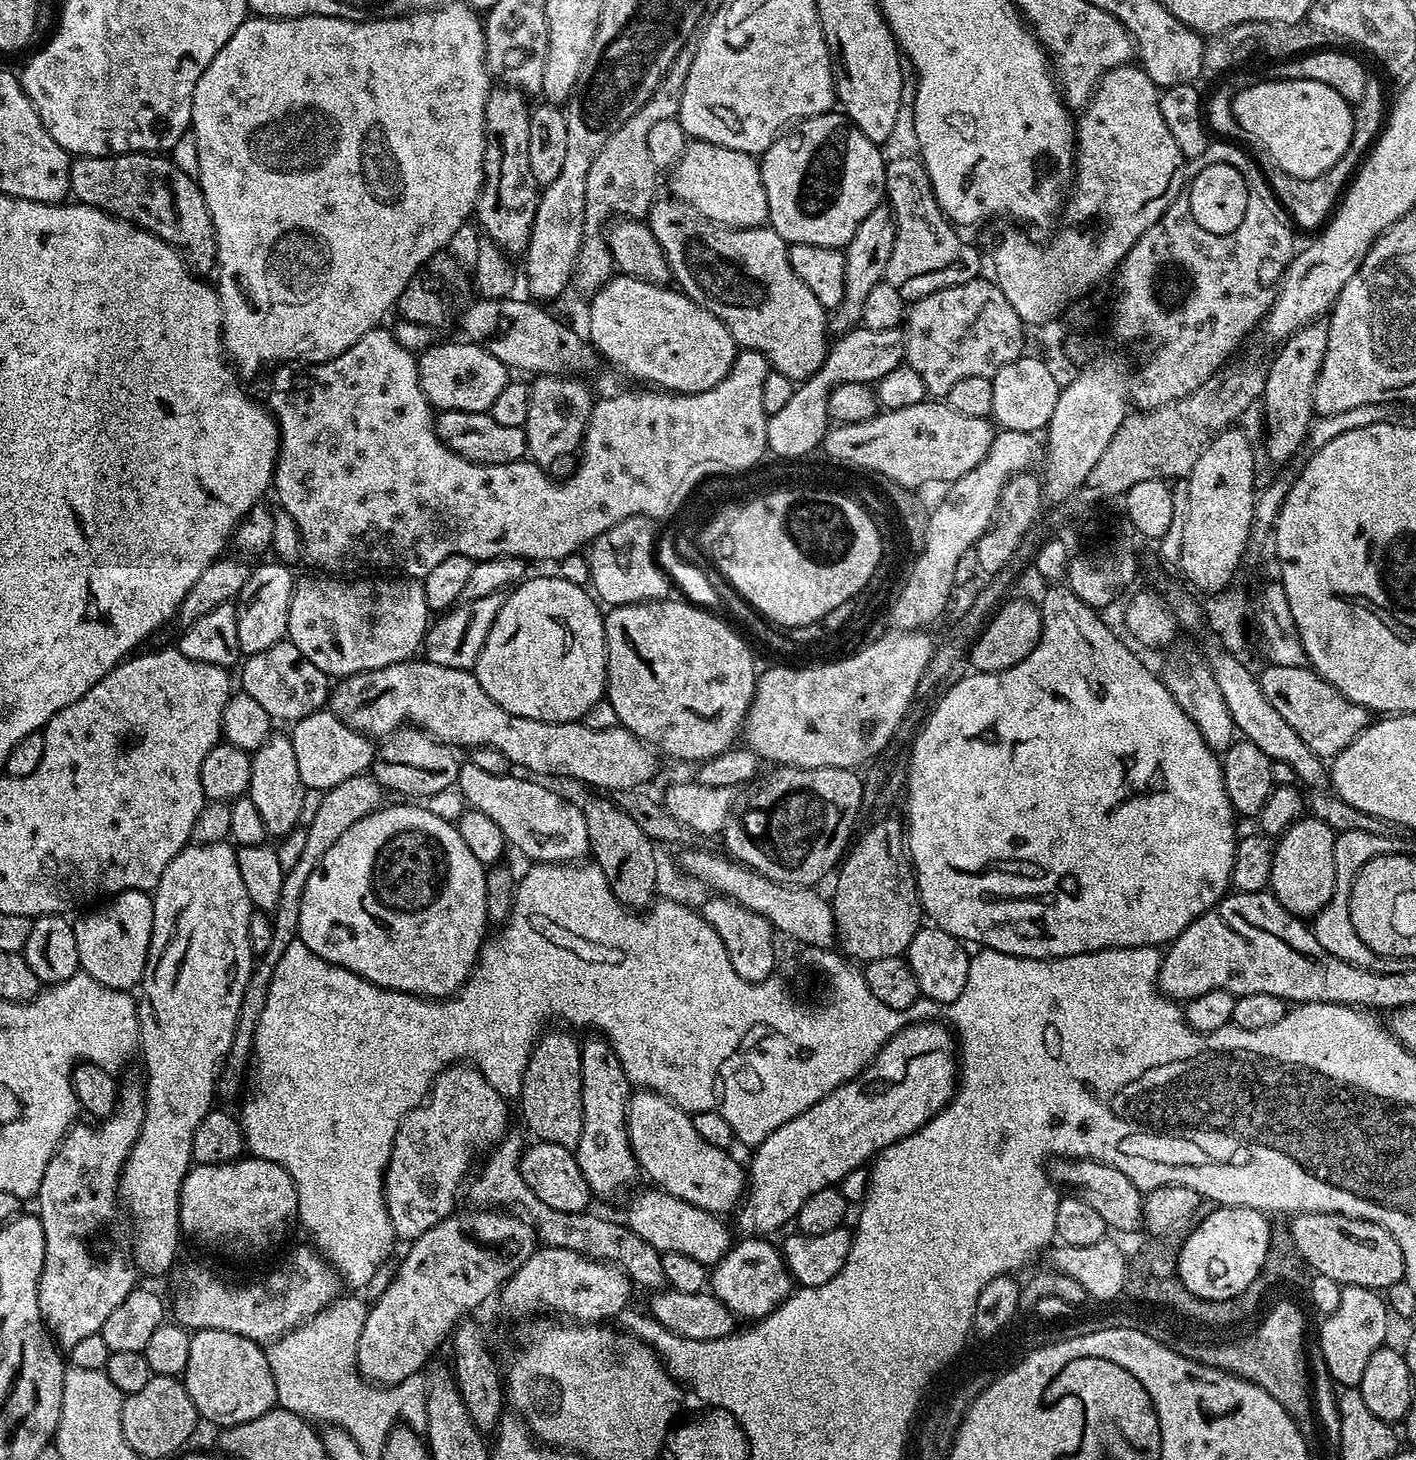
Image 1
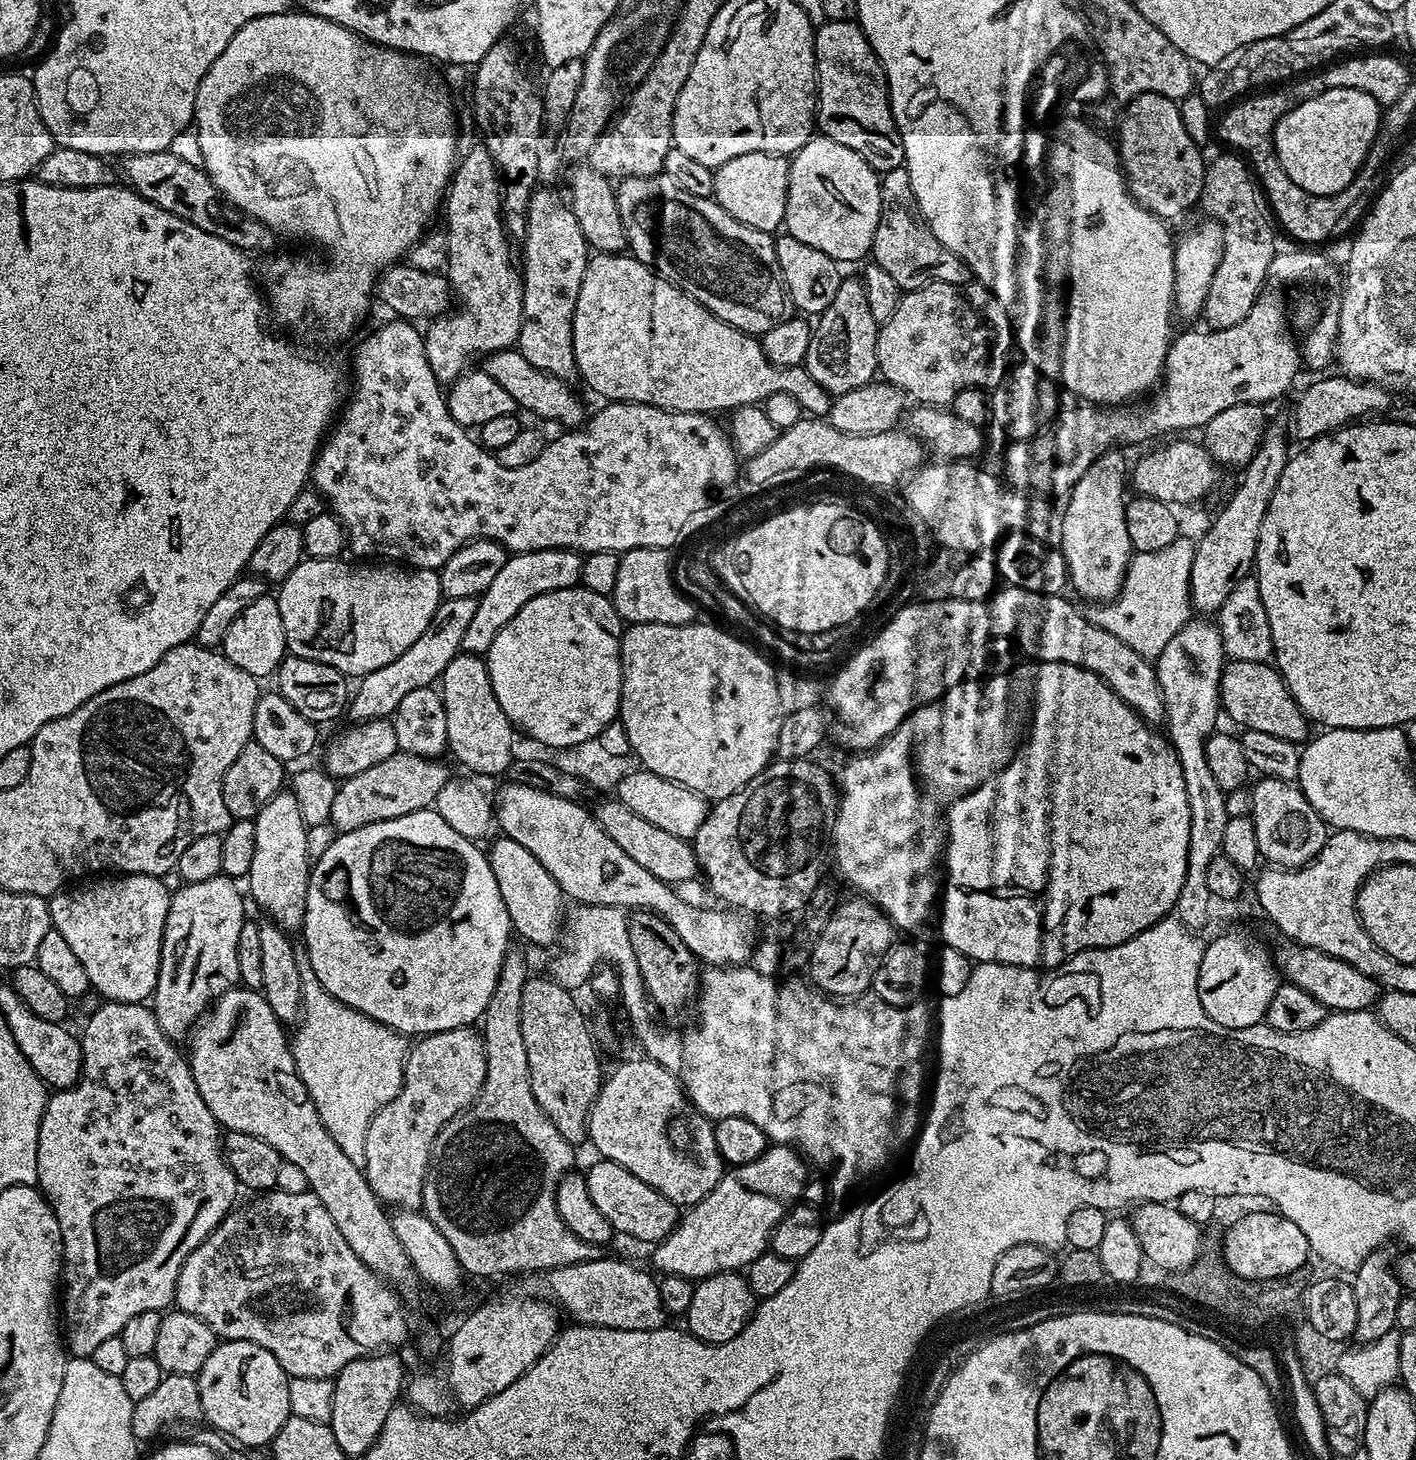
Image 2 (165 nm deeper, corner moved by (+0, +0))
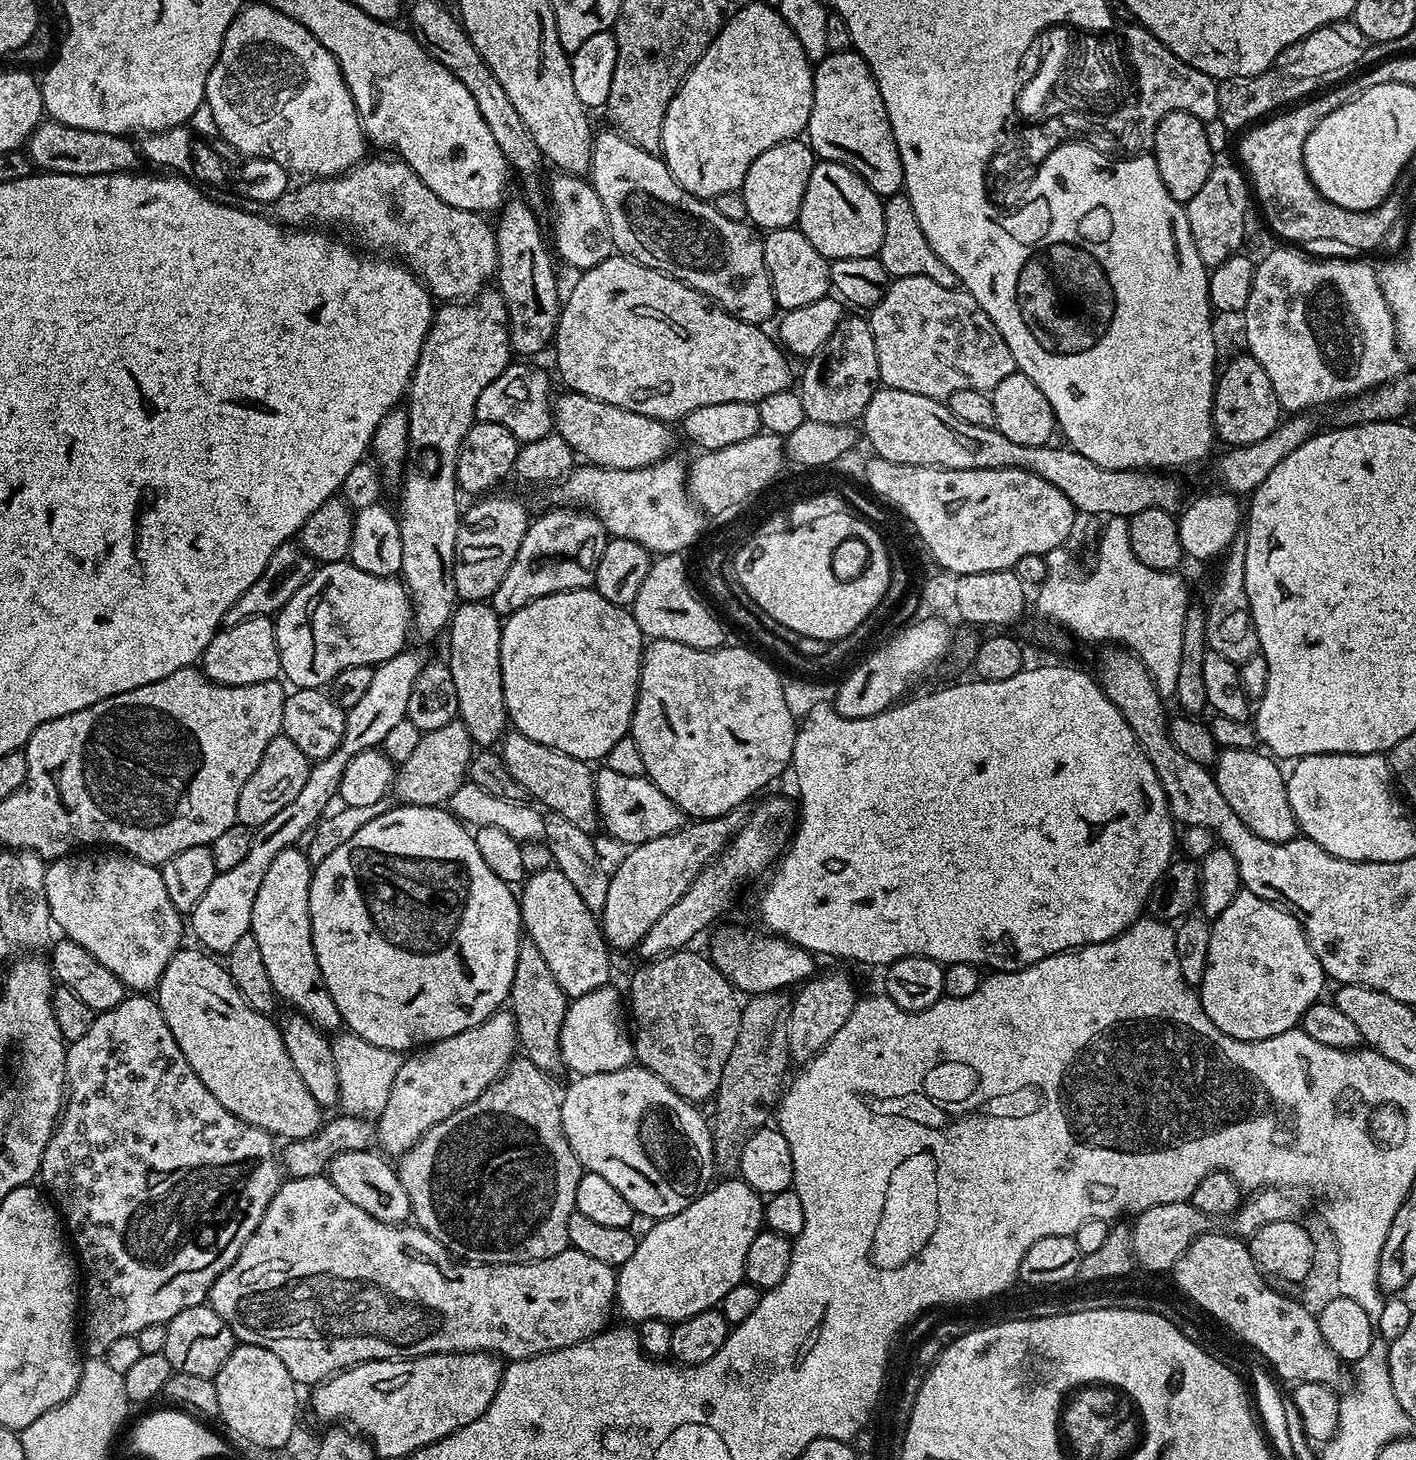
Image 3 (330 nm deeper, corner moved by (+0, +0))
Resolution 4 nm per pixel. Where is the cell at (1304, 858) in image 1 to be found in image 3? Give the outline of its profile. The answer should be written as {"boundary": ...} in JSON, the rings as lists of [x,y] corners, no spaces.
{"boundary":[[[1226,748],[1216,757],[1214,765],[1214,775],[1218,790],[1222,790],[1222,798],[1230,802],[1230,810],[1242,818],[1242,822],[1258,838],[1266,838],[1266,842],[1286,842],[1295,840],[1298,836],[1294,810],[1290,808],[1290,798],[1288,797],[1288,782],[1285,769],[1280,769],[1281,765],[1267,751],[1257,750],[1256,748]]]}

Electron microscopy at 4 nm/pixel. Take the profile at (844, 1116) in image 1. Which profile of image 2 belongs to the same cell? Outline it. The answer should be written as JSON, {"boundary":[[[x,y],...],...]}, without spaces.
{"boundary":[[[772,1144],[754,1162],[743,1166],[732,1166],[721,1176],[720,1181],[697,1204],[691,1205],[688,1212],[679,1217],[676,1229],[655,1245],[652,1260],[656,1263],[655,1271],[665,1276],[681,1276],[693,1282],[705,1280],[707,1276],[723,1272],[740,1272],[747,1269],[754,1258],[767,1251],[776,1224],[785,1214],[786,1209],[801,1199],[804,1186],[810,1179],[809,1165],[797,1149],[786,1144]]]}

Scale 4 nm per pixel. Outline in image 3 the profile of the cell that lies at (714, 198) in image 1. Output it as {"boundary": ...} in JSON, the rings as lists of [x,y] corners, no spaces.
{"boundary":[[[803,139],[787,140],[778,146],[770,146],[766,154],[758,154],[746,170],[742,193],[748,211],[747,219],[757,229],[790,228],[799,221],[802,198],[806,194],[806,182],[818,163],[811,144]]]}

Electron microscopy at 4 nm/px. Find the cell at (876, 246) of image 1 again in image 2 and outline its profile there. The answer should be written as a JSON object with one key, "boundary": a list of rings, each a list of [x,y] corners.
{"boundary":[[[841,279],[838,294],[834,294],[834,302],[819,313],[810,338],[810,350],[806,350],[806,358],[802,367],[808,371],[810,378],[818,382],[833,397],[846,394],[873,382],[877,375],[876,366],[876,334],[878,325],[874,314],[870,314],[870,306],[866,302],[866,290],[863,279]]]}

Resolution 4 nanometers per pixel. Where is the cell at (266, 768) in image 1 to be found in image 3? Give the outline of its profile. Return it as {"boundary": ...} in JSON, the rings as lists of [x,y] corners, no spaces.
{"boundary":[[[296,846],[282,850],[278,858],[270,862],[270,870],[266,870],[262,886],[258,886],[258,898],[254,898],[250,935],[258,941],[266,974],[270,974],[277,997],[283,1003],[285,1000],[289,1009],[305,1016],[318,1029],[339,1029],[342,1024],[340,1011],[338,1006],[334,1006],[334,998],[322,978],[322,970],[314,954],[310,918],[313,871],[307,855]]]}

